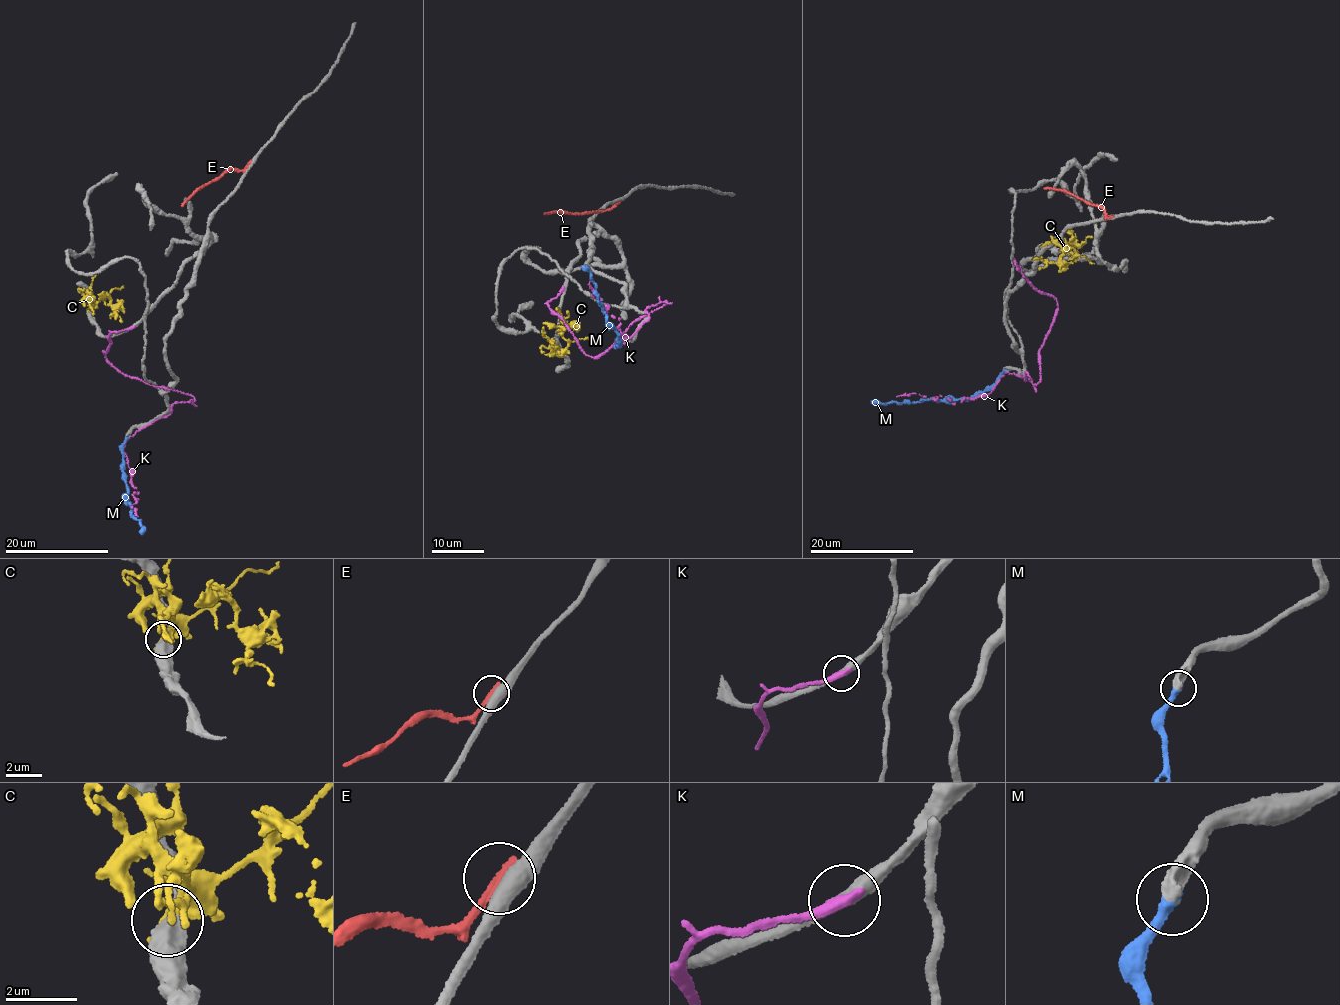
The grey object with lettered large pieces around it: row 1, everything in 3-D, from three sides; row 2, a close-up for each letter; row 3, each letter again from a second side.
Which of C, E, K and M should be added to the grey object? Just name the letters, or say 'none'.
M

